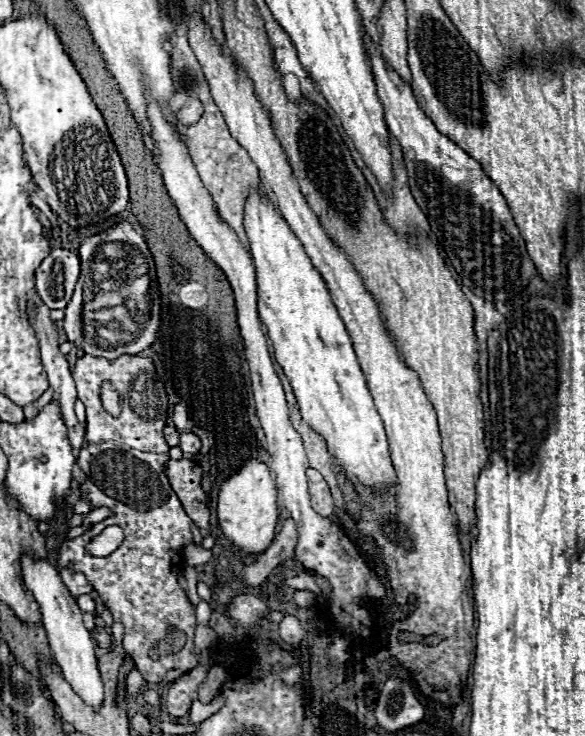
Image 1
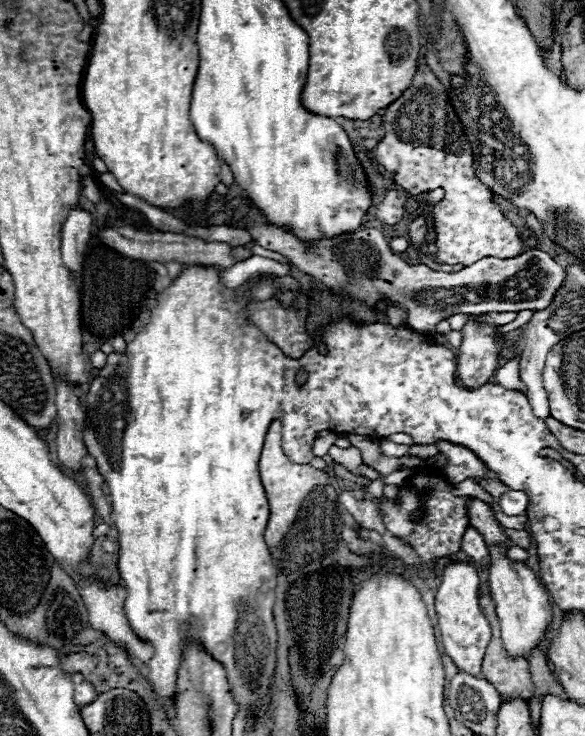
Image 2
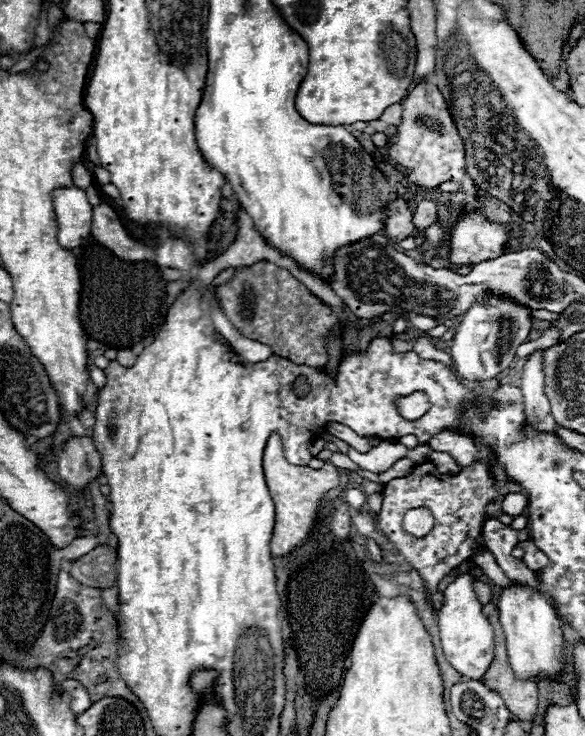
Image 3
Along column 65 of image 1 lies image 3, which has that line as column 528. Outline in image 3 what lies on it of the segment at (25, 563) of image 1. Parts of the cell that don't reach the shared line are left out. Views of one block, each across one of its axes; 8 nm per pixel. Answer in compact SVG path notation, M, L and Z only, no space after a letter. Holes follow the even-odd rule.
M512 582L508 588L498 590L498 616L506 638L506 652L512 670L520 678L534 680L536 674L560 680L564 666L564 636L556 608L546 594L530 590L530 586L518 586Z

